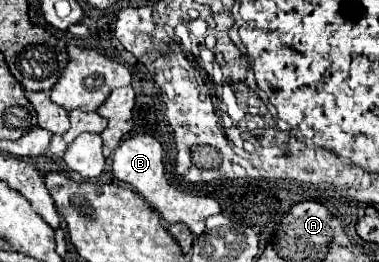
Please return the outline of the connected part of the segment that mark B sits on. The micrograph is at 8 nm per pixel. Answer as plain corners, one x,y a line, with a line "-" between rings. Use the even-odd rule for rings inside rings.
133,135
125,139
117,151
113,153
113,175
135,187
135,191
147,201
147,205
157,211
167,223
185,223
195,235
205,231
205,221
211,215
221,213
221,205
213,197
201,197
201,195
187,195
185,191
175,189
163,169
163,145
153,135

